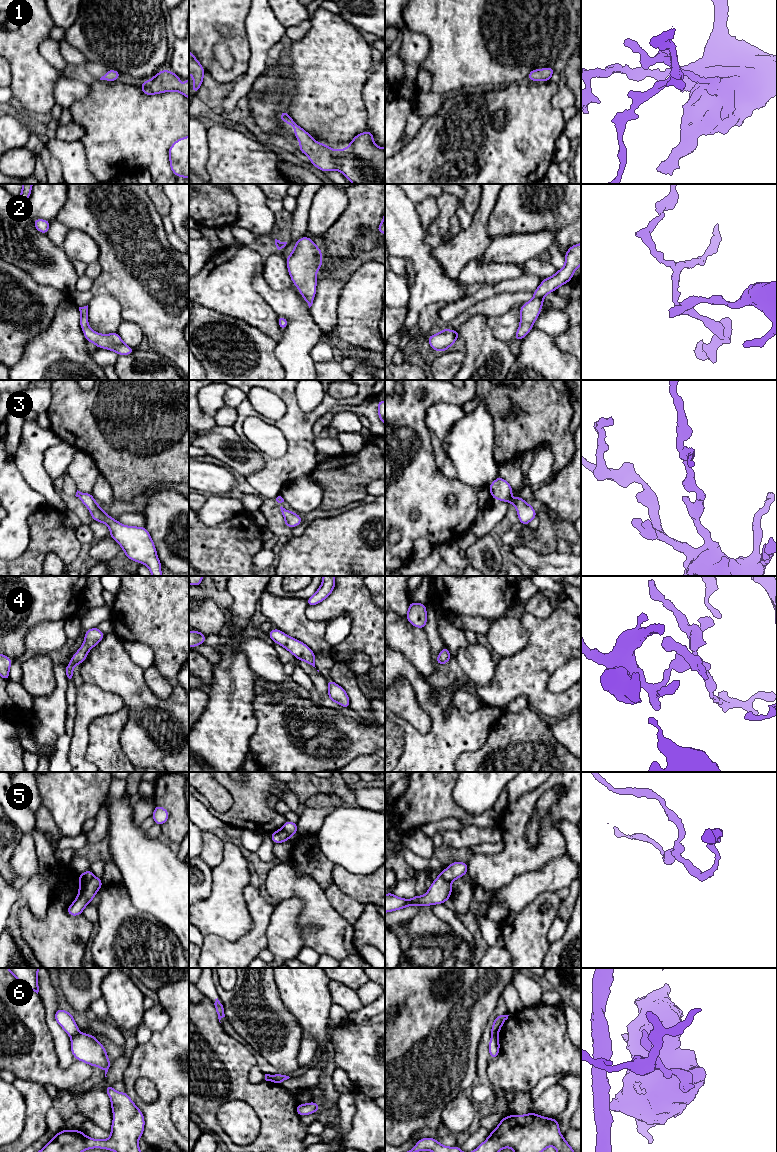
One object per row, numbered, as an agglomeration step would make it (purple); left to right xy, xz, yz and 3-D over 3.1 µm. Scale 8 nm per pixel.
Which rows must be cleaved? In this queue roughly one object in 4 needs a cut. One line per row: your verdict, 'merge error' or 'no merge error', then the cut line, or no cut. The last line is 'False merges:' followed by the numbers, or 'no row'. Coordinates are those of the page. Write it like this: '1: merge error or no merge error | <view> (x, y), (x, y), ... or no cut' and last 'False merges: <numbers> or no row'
1: no merge error | no cut
2: no merge error | no cut
3: no merge error | no cut
4: no merge error | no cut
5: merge error | xy (93, 875), (80, 888)
6: merge error | xy (78, 1032), (71, 1038)
False merges: 5, 6

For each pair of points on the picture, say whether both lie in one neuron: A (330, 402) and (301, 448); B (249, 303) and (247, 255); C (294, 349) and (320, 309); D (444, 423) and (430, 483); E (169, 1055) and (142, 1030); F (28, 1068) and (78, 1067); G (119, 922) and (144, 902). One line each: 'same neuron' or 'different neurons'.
A: same neuron
B: same neuron
C: different neurons
D: different neurons
E: different neurons
F: same neuron
G: different neurons

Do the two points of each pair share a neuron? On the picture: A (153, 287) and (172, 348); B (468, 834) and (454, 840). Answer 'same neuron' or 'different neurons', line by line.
A: same neuron
B: same neuron

